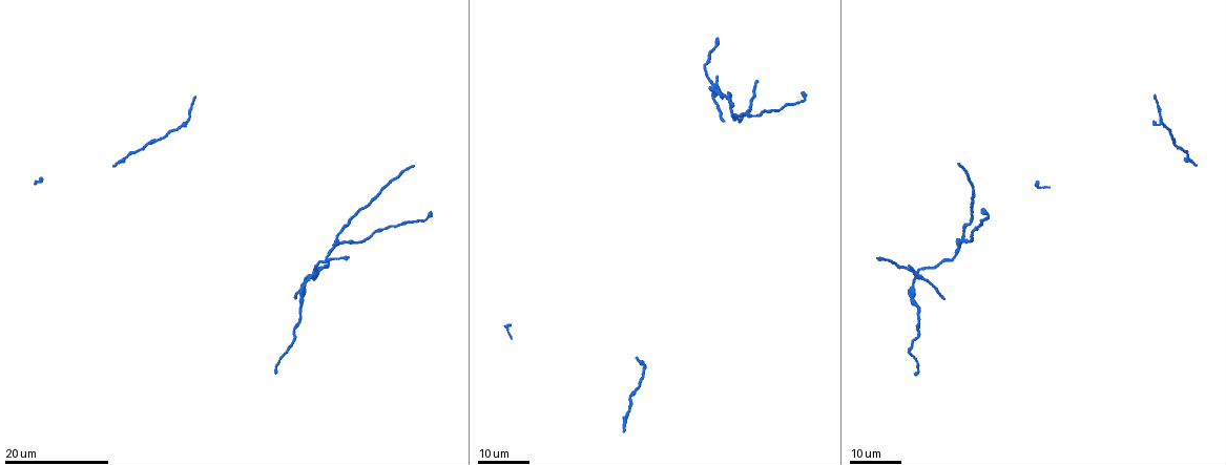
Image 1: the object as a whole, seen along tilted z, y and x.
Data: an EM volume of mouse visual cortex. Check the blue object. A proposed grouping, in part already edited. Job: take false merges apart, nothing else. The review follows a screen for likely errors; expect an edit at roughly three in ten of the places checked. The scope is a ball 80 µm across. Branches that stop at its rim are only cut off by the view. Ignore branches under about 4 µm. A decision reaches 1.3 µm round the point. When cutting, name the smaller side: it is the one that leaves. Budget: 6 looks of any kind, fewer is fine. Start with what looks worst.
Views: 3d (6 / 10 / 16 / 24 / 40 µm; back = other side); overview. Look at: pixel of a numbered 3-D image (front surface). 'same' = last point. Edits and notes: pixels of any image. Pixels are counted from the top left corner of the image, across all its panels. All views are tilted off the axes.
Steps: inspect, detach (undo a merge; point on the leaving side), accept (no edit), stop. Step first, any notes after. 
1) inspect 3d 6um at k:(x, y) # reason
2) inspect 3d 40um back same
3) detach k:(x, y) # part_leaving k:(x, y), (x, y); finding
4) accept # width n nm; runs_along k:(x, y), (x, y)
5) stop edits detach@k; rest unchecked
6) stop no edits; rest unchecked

inspect 3d 24um at 1:(313, 277) # four arms meet

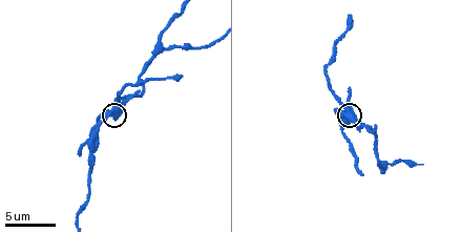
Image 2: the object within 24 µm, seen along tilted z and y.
inspect 3d 10um same # closer look

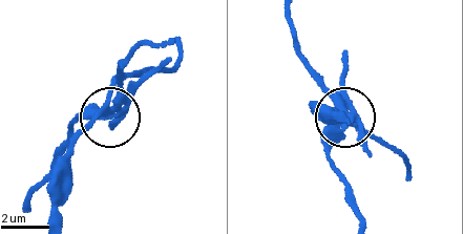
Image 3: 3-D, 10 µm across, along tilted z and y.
detach 3:(119, 82) # two neurons meet here

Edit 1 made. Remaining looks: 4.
inspect overview # see it whole again

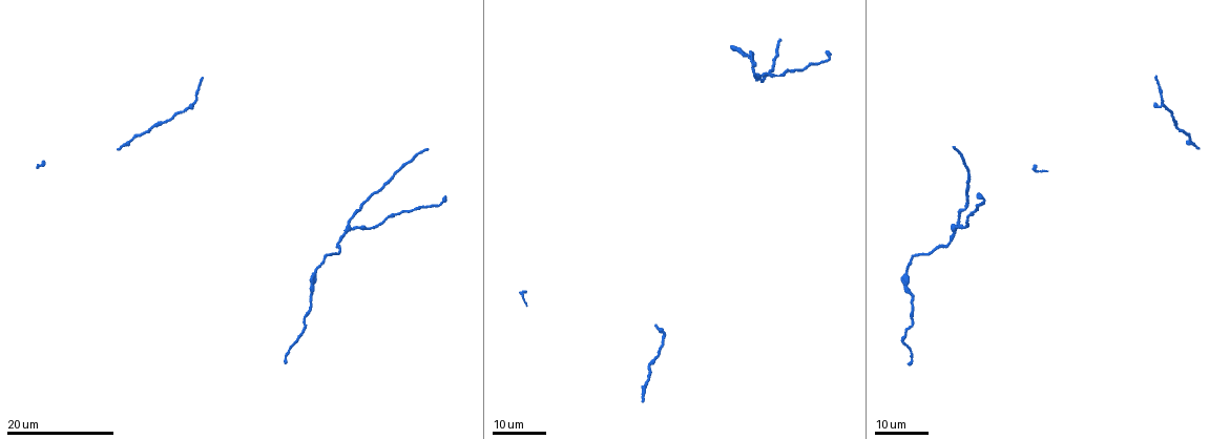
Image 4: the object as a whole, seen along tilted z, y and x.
inspect 3d 24um at 4:(664, 336) # thin arm on a thick one

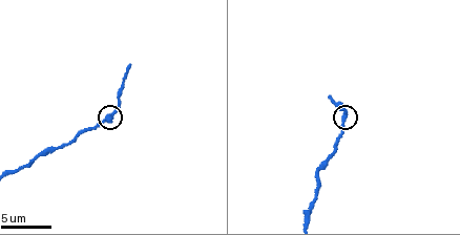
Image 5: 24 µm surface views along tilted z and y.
inspect 3d 6um at 5:(342, 114) # closer look

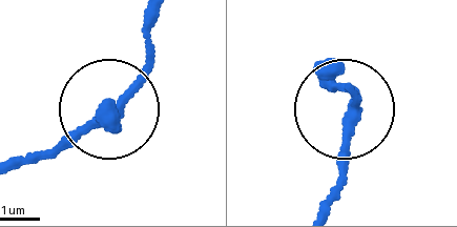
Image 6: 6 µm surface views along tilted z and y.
inspect 3d 6um back at 6:(352, 113)

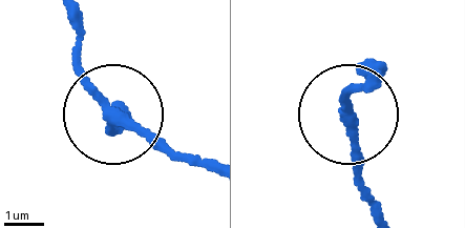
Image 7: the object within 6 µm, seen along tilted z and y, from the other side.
accept # arms 3; all the same neuron

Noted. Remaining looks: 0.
stop edits detach@3; rest unchecked

